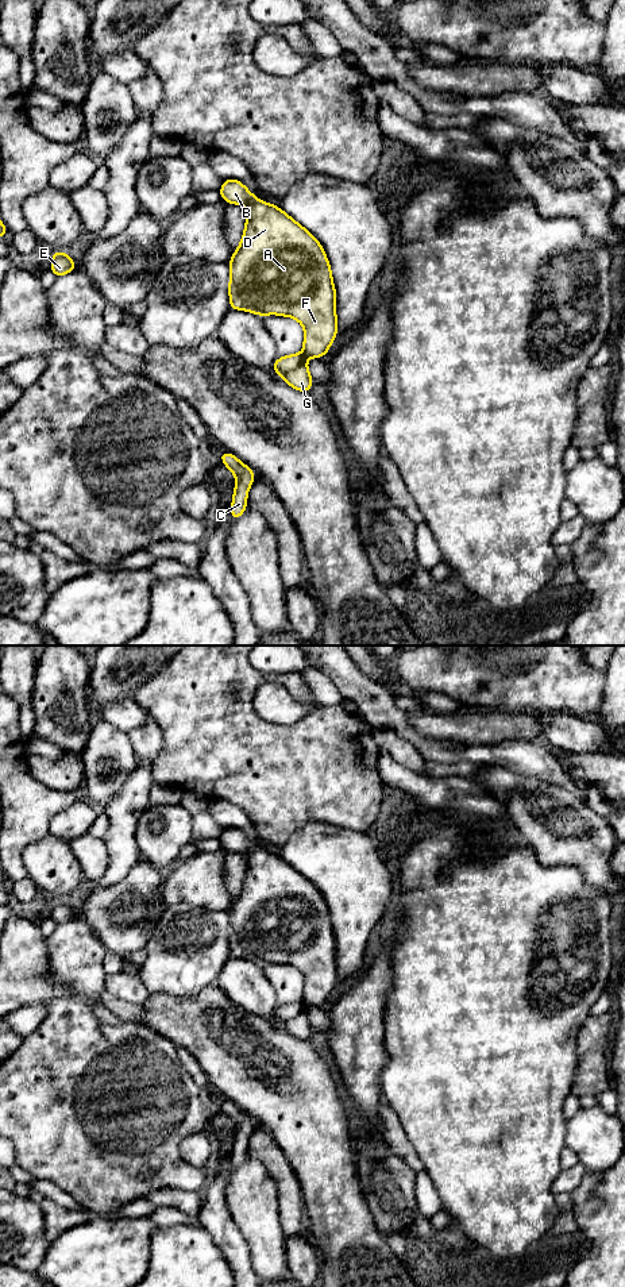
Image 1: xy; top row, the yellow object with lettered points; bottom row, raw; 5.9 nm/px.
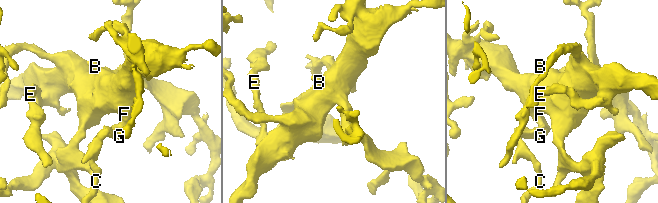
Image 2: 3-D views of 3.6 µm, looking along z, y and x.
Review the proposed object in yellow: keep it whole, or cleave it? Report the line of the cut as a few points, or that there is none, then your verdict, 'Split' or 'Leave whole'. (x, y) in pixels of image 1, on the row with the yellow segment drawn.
Split along xy (305, 357), (300, 365), (284, 376). Split

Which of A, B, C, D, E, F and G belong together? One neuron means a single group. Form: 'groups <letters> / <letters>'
groups A B D E F G / C

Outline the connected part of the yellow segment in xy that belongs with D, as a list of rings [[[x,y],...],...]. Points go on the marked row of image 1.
[[[228,178],[219,190],[221,199],[229,204],[246,205],[246,227],[239,247],[229,259],[229,309],[247,311],[259,316],[279,315],[293,317],[304,327],[302,352],[305,361],[301,366],[286,373],[283,382],[298,392],[309,393],[313,379],[306,366],[308,358],[323,358],[337,335],[336,289],[332,280],[331,265],[319,240],[279,207],[256,199],[243,182]]]

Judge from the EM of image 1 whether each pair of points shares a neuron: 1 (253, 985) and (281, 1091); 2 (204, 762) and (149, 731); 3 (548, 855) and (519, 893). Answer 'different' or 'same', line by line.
1: different
2: different
3: different

